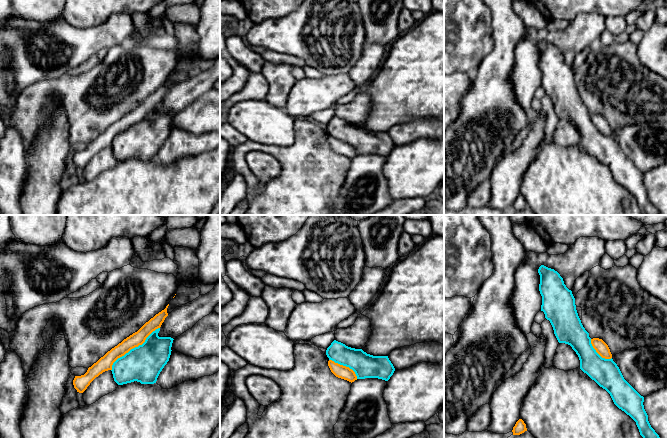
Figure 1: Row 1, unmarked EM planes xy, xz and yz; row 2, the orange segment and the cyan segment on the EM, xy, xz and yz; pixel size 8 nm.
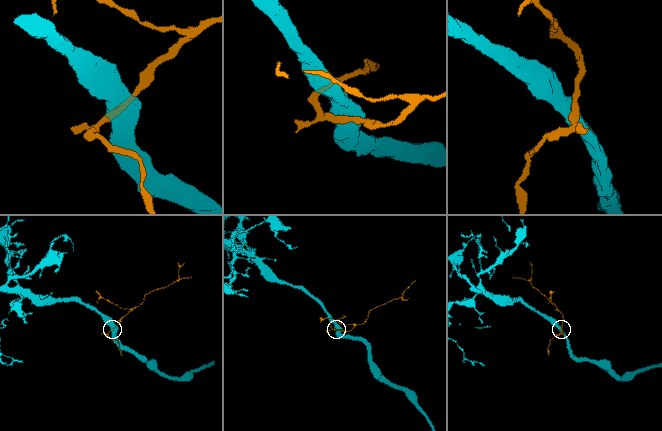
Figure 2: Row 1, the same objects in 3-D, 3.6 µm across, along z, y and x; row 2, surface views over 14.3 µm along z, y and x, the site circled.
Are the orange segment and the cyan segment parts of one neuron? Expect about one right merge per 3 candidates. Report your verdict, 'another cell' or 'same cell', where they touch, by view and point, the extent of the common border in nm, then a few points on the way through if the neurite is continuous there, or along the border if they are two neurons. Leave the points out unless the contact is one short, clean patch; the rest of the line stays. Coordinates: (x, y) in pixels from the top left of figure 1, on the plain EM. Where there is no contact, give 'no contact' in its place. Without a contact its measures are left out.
another cell | xy (133, 123) | 500 nm

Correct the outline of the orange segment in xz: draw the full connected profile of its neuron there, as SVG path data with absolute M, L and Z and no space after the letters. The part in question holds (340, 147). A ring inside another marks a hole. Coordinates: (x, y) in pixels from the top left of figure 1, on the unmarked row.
M332 136L328 137L328 142L329 142L331 148L338 154L347 156L351 159L354 158L355 156L357 156L357 152L355 150L355 148L352 145L350 145L349 143L335 139Z

